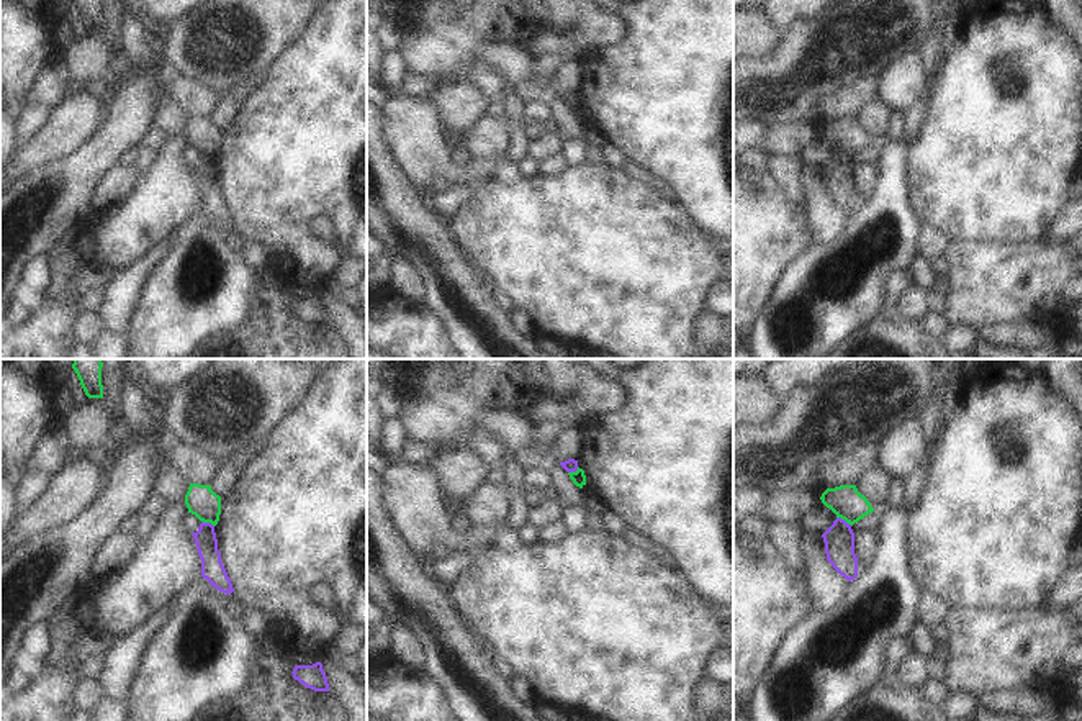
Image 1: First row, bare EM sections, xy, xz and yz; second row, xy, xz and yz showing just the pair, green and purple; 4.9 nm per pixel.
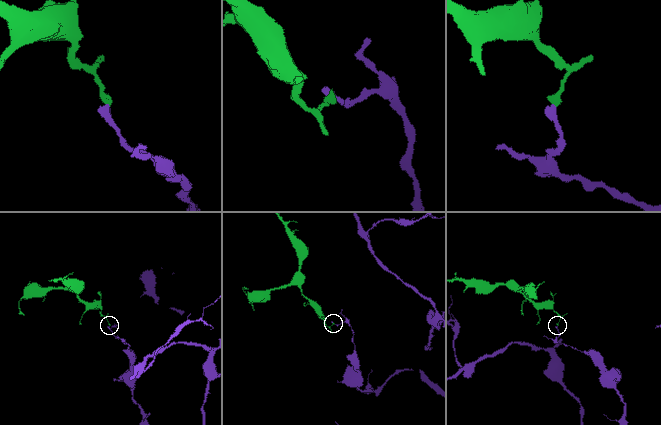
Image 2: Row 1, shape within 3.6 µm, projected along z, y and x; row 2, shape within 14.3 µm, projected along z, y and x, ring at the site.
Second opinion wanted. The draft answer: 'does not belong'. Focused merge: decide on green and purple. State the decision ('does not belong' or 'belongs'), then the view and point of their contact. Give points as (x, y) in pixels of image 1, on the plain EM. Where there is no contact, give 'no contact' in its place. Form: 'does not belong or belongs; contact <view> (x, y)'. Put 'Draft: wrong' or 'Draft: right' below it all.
does not belong; contact yz (845, 153)
Draft: right

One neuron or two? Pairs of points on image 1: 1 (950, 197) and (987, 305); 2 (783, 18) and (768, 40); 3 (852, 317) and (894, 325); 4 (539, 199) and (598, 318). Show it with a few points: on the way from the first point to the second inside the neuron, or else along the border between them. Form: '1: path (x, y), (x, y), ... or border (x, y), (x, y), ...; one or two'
1: border (950, 238), (999, 241), (1002, 244); two
2: border (765, 17), (781, 33); two
3: border (886, 284), (886, 300), (881, 312), (845, 341); two
4: path (552, 228), (596, 272), (598, 289); one

